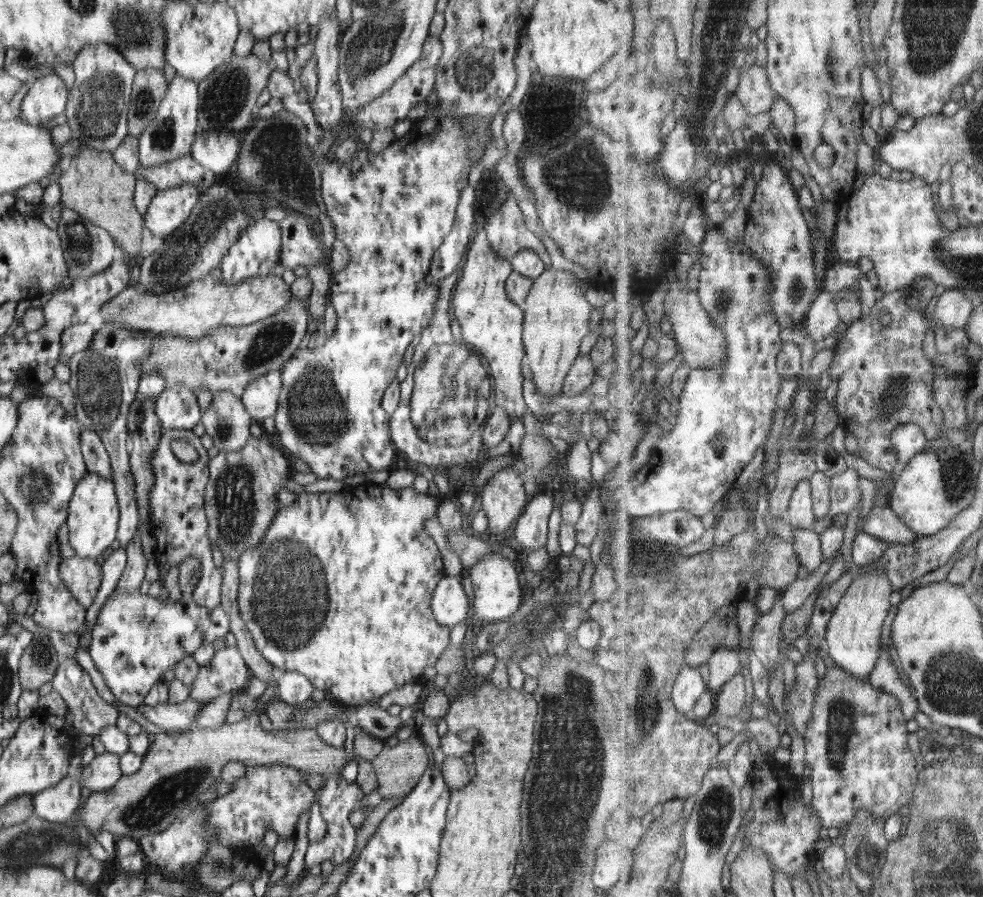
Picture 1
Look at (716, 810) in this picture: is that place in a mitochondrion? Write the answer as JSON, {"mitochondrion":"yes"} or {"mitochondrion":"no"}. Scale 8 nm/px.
{"mitochondrion":"yes"}

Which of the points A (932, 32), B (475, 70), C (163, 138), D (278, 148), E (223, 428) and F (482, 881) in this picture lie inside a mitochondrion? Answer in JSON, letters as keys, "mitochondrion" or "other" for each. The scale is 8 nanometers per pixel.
{"A":"mitochondrion","B":"mitochondrion","C":"mitochondrion","D":"mitochondrion","E":"mitochondrion","F":"other"}

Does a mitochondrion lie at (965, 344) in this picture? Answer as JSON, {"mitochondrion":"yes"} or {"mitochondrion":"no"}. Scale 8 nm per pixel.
{"mitochondrion":"no"}

